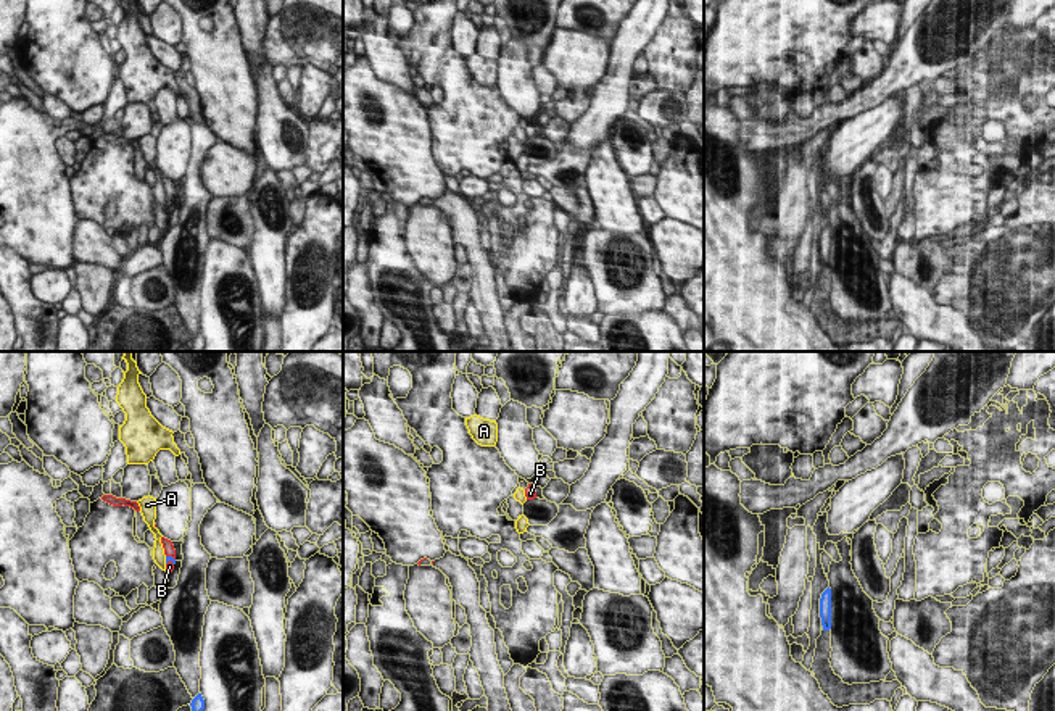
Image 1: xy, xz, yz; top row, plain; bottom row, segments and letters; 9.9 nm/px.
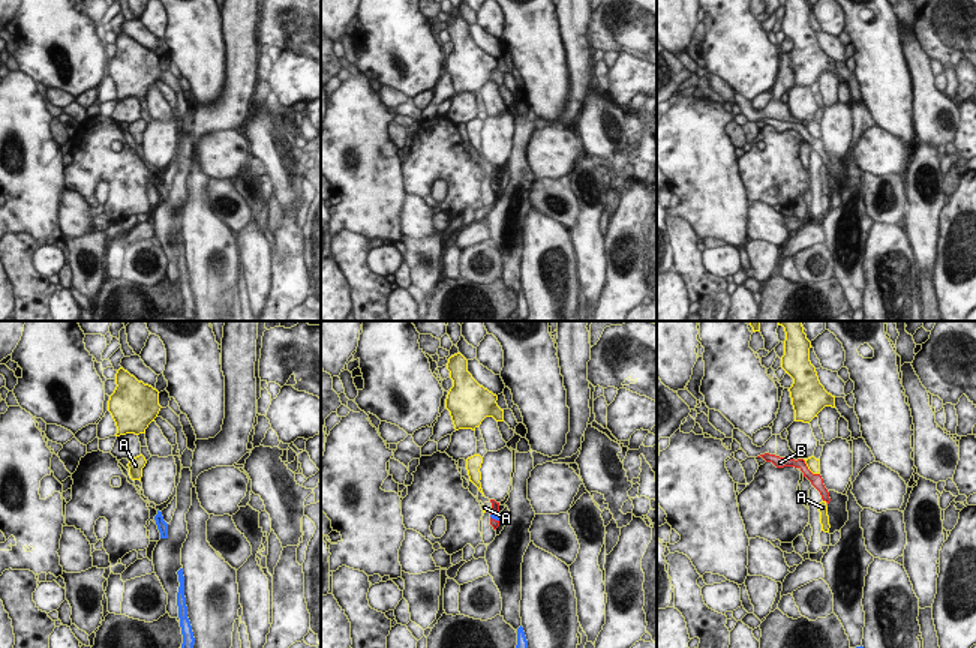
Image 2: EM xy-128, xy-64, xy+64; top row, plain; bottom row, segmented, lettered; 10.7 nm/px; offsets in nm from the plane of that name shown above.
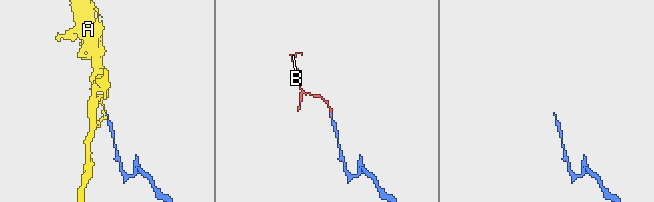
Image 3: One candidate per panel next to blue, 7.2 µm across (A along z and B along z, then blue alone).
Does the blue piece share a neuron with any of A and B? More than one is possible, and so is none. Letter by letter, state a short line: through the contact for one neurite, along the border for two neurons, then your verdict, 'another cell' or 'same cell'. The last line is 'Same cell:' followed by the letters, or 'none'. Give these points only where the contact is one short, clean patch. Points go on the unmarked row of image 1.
A: xy (165, 195), (166, 202) | another cell
B: xy (168, 197), (171, 199), (169, 205) | same cell
Same cell: B

